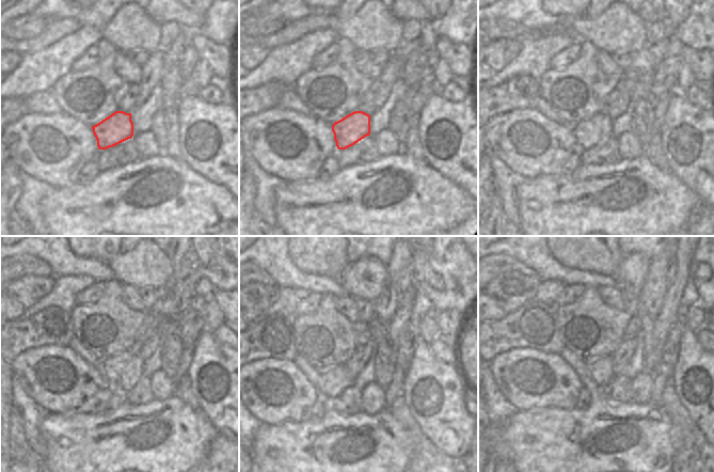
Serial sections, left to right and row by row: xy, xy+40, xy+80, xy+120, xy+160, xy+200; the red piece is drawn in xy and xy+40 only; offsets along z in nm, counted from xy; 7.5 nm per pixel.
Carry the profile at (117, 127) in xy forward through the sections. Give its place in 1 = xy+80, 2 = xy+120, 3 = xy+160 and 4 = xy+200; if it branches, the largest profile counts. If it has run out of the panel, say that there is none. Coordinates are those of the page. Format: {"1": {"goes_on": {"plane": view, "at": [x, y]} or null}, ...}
{"1": {"goes_on": {"plane": "xy+80", "at": [589, 132]}}, "2": {"goes_on": {"plane": "xy+120", "at": [116, 367]}}, "3": {"goes_on": {"plane": "xy+160", "at": [351, 372]}}, "4": {"goes_on": {"plane": "xy+200", "at": [589, 362]}}}

